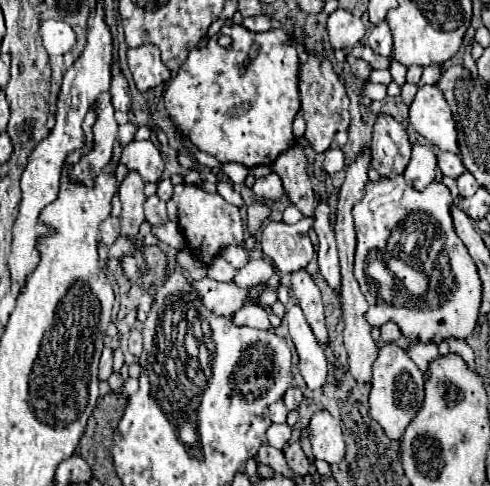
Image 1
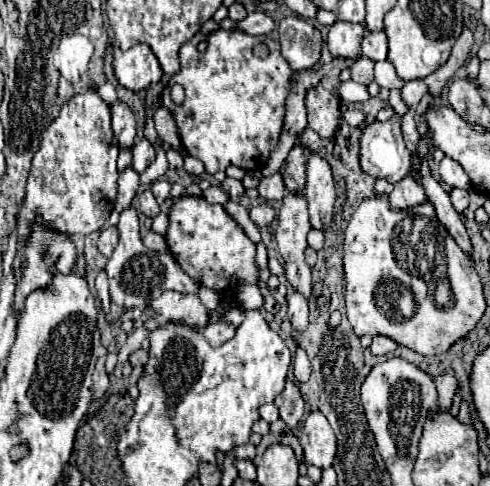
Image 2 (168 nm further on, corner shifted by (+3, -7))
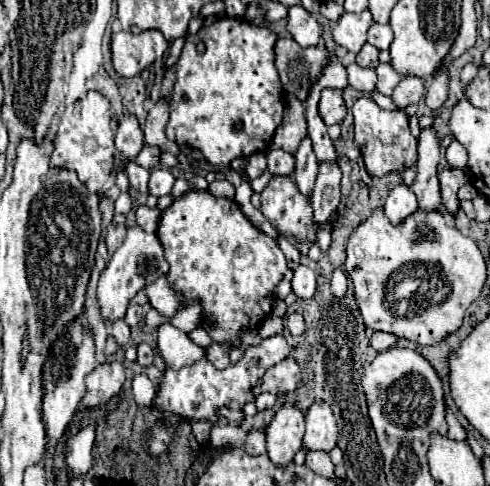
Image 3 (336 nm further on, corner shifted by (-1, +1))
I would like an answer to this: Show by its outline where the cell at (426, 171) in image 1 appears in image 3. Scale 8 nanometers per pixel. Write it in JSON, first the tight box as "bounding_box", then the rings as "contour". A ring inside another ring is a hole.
{"bounding_box":[385,184,419,224],"contour":[[[405,184],[395,186],[395,188],[389,192],[387,202],[385,202],[385,214],[387,214],[387,218],[389,218],[393,224],[401,222],[401,220],[407,218],[409,214],[413,214],[417,208],[419,208],[419,204],[417,204],[415,192],[413,192],[409,186],[405,186]]]}

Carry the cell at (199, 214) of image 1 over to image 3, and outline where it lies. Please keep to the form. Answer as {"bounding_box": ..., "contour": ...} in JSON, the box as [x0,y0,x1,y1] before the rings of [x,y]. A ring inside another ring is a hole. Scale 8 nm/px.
{"bounding_box":[157,190,287,344],"contour":[[[189,190],[179,200],[175,200],[161,216],[157,236],[163,244],[165,258],[169,262],[169,282],[185,294],[187,304],[193,304],[195,298],[203,300],[205,320],[211,324],[211,338],[215,342],[231,340],[239,344],[237,334],[243,328],[257,328],[269,314],[273,306],[273,288],[281,282],[283,274],[287,272],[287,260],[275,240],[261,230],[257,230],[241,212],[239,204],[229,198],[217,198],[211,192]]]}

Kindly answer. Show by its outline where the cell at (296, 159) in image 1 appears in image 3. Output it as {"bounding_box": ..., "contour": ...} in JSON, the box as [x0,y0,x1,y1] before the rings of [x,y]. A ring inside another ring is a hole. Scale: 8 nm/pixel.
{"bounding_box":[271,96,307,156],"contour":[[[287,96],[285,98],[285,116],[271,140],[271,148],[281,148],[285,152],[293,152],[293,156],[295,156],[297,144],[301,144],[301,140],[305,136],[307,136],[307,120],[305,120],[303,104],[297,98]]]}

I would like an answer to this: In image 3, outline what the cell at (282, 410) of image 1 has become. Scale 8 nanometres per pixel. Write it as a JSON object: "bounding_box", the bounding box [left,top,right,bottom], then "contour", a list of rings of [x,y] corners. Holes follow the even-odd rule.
{"bounding_box":[255,392,275,412],"contour":[[[263,392],[263,394],[259,394],[257,396],[257,400],[255,400],[255,406],[257,406],[257,410],[259,412],[263,412],[263,410],[269,410],[269,408],[273,408],[273,404],[275,404],[275,394],[269,394],[269,392]]]}

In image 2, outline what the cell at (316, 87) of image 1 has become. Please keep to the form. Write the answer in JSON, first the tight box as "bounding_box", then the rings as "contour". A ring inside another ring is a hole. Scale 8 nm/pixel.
{"bounding_box":[305,84,339,138],"contour":[[[321,84],[311,88],[305,98],[309,128],[313,128],[321,138],[331,138],[339,126],[339,98],[325,90]]]}

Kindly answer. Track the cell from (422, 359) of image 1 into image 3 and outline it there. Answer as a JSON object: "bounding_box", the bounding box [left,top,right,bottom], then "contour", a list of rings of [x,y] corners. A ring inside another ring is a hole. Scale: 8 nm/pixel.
{"bounding_box":[447,408,467,440],"contour":[[[447,408],[447,426],[449,426],[449,432],[447,432],[449,438],[453,438],[453,440],[465,440],[465,438],[467,438],[463,426],[459,424],[459,420],[457,420],[455,414],[451,412],[451,408]]]}

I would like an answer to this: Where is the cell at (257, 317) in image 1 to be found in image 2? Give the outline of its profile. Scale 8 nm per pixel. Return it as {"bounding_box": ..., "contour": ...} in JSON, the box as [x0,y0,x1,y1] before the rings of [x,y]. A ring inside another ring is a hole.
{"bounding_box":[203,322,235,346],"contour":[[[213,322],[203,330],[203,336],[211,346],[221,346],[235,336],[235,326],[223,324],[223,322]]]}

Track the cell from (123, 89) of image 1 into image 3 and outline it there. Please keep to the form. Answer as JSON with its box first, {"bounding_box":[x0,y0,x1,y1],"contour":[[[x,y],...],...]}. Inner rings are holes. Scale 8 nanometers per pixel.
{"bounding_box":[115,114,143,158],"contour":[[[125,114],[119,118],[119,128],[115,134],[115,146],[123,158],[135,158],[143,148],[143,130],[135,114]]]}

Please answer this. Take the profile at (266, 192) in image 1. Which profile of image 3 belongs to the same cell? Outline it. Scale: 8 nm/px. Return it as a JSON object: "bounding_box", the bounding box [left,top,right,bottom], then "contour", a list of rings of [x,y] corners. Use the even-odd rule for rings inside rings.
{"bounding_box":[267,150,295,176],"contour":[[[269,150],[267,152],[267,162],[269,162],[269,174],[271,176],[289,176],[289,172],[293,172],[295,168],[295,158],[285,152],[285,150]]]}

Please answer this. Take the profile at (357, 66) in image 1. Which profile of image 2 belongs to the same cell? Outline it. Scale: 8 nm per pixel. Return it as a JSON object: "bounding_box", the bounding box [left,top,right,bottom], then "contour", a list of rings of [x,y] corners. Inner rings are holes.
{"bounding_box":[349,56,373,84],"contour":[[[359,56],[349,70],[351,78],[359,84],[369,84],[373,80],[373,60],[369,60],[367,56]]]}

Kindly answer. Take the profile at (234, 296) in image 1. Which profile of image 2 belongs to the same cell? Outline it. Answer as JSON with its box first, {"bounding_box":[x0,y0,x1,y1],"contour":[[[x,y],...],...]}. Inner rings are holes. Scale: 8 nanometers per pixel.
{"bounding_box":[151,292,209,324],"contour":[[[163,292],[159,298],[151,300],[151,308],[165,322],[179,324],[207,324],[209,314],[197,296],[185,296],[179,292]]]}

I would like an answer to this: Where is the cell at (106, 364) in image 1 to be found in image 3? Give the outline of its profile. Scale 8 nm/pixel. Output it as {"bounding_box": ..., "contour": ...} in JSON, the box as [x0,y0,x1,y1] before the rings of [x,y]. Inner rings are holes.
{"bounding_box":[83,362,125,406],"contour":[[[105,362],[95,366],[87,376],[87,394],[83,398],[85,406],[97,406],[109,402],[125,382],[125,370],[119,362]]]}

